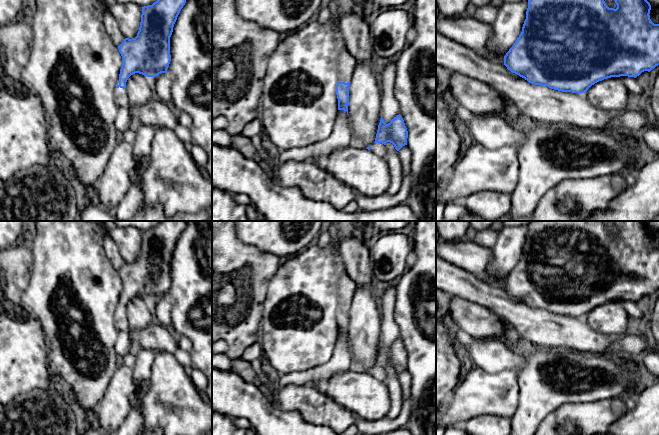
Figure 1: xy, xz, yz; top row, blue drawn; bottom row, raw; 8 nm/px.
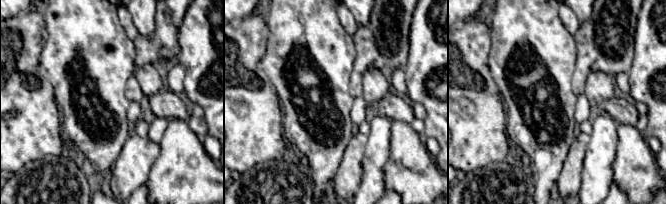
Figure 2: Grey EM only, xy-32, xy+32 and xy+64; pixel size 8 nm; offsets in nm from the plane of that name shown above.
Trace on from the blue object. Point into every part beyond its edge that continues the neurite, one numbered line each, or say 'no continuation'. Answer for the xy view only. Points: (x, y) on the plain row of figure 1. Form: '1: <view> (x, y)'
1: xy (120, 322)

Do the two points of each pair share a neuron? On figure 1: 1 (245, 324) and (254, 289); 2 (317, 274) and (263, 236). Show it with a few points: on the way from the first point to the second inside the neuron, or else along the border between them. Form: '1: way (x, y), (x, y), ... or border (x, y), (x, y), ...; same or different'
1: way (246, 315), (246, 298); same
2: border (310, 245), (292, 256); different

